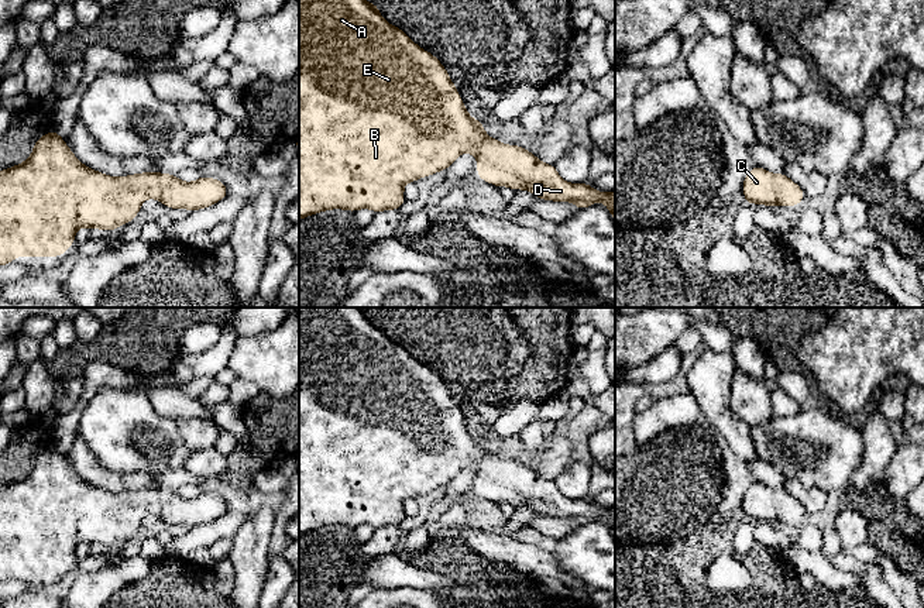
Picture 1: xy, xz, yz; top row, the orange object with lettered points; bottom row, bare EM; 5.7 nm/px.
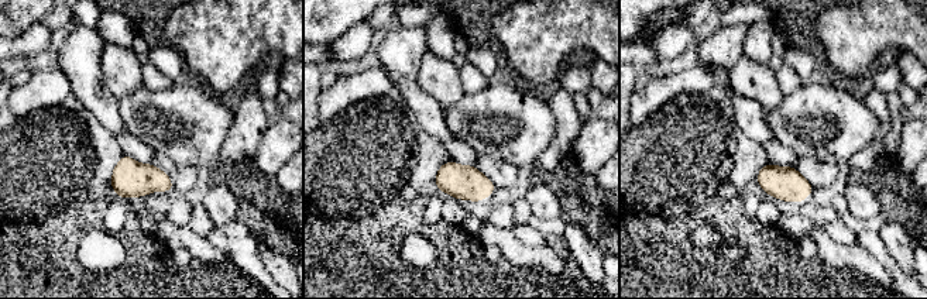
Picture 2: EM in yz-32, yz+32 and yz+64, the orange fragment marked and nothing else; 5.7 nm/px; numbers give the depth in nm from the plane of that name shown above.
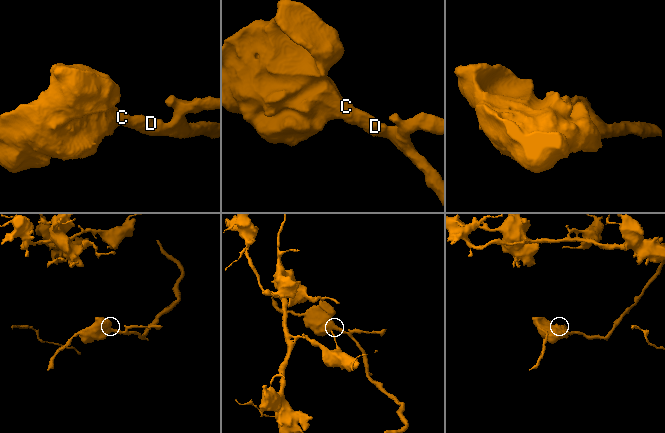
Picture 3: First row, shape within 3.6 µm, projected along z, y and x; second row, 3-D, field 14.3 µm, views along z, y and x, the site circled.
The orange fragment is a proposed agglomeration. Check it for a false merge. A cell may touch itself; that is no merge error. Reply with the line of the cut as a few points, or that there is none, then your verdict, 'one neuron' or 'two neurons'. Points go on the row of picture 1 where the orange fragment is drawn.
no cut; one neuron

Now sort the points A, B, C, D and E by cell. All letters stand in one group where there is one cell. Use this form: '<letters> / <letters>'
A B C D E

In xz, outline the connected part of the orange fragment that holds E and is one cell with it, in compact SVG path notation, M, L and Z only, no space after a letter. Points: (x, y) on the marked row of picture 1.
M299 0L299 220L316 213L332 209L348 210L351 213L360 209L370 209L374 213L385 210L399 210L406 202L403 186L408 182L416 182L425 176L432 176L443 169L450 168L456 159L470 152L477 158L477 176L497 188L508 186L518 192L526 189L540 200L571 202L578 210L590 207L594 202L604 203L615 221L615 190L597 192L588 182L570 183L557 172L554 164L542 162L535 154L521 145L499 142L484 133L487 127L482 121L473 118L463 99L451 82L444 65L432 54L425 51L416 42L408 38L408 34L389 24L379 14L379 6L365 0Z

